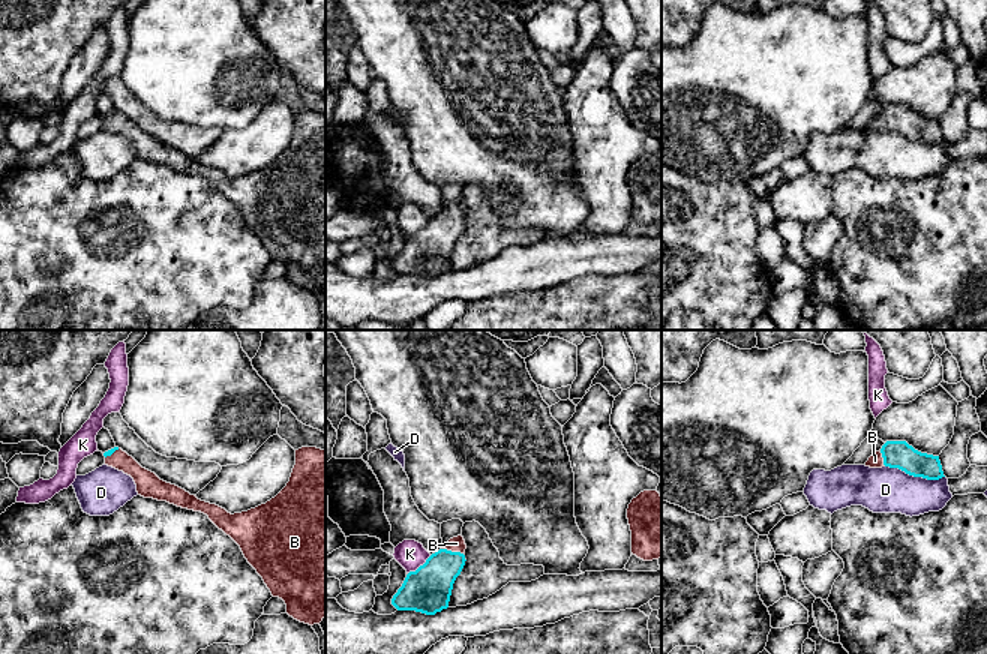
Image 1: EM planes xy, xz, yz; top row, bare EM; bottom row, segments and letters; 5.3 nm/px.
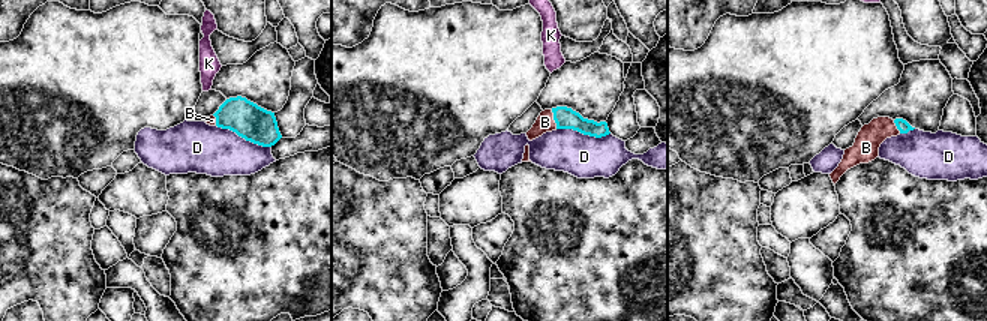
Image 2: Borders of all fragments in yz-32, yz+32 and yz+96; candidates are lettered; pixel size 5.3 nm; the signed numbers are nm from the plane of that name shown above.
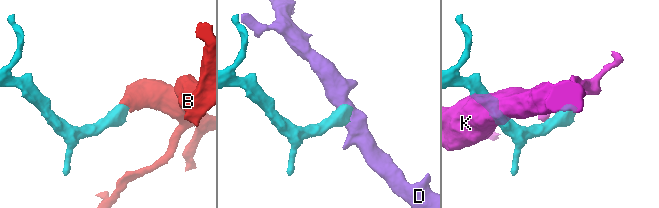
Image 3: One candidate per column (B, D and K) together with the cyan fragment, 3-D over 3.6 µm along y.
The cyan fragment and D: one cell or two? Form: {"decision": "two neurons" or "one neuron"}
{"decision": "two neurons"}

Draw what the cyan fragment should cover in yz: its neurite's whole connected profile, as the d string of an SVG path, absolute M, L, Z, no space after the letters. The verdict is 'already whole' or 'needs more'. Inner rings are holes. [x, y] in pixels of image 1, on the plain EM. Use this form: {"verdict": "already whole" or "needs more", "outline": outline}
{"verdict": "needs more", "outline": "M886 105L879 116L874 116L866 130L870 132L898 132L909 140L927 144L939 144L944 140L939 120L921 117L906 105Z"}

